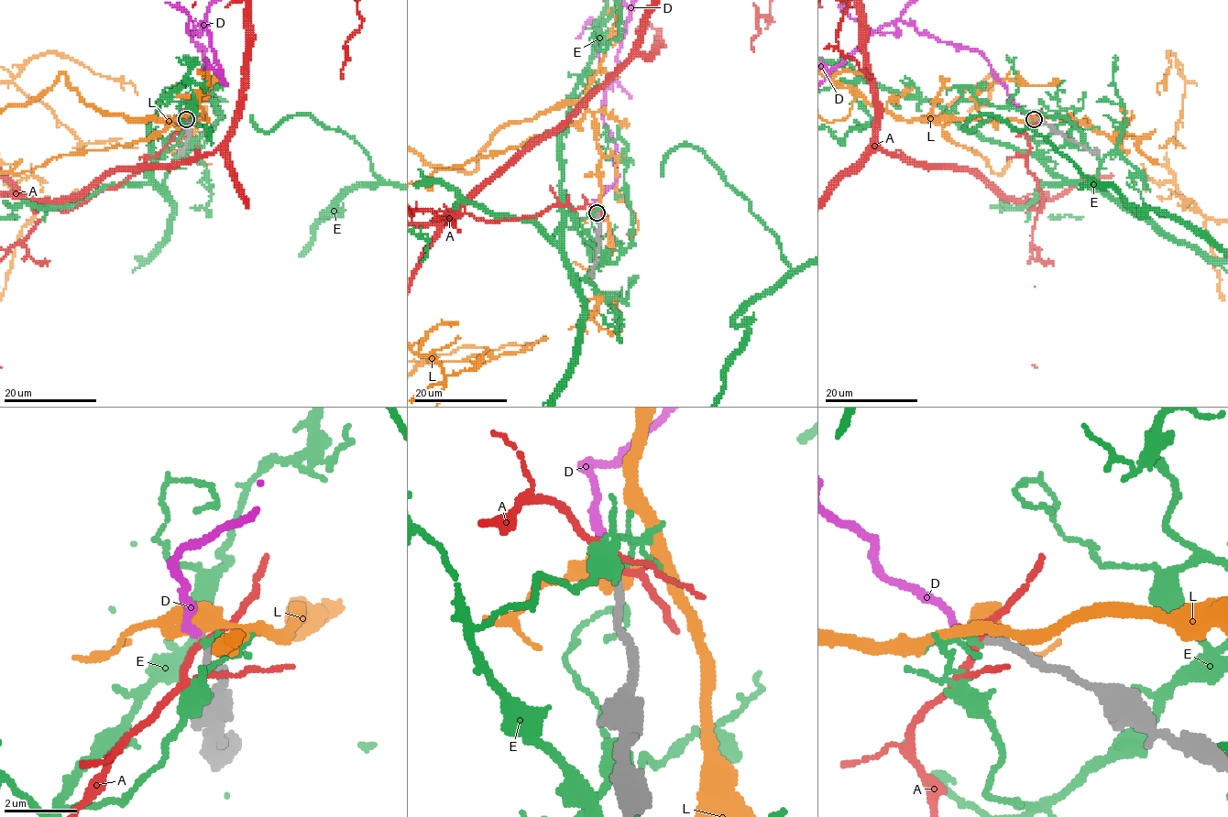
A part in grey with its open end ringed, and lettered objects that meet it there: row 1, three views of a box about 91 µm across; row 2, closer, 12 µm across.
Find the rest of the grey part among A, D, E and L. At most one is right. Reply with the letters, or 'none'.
D

